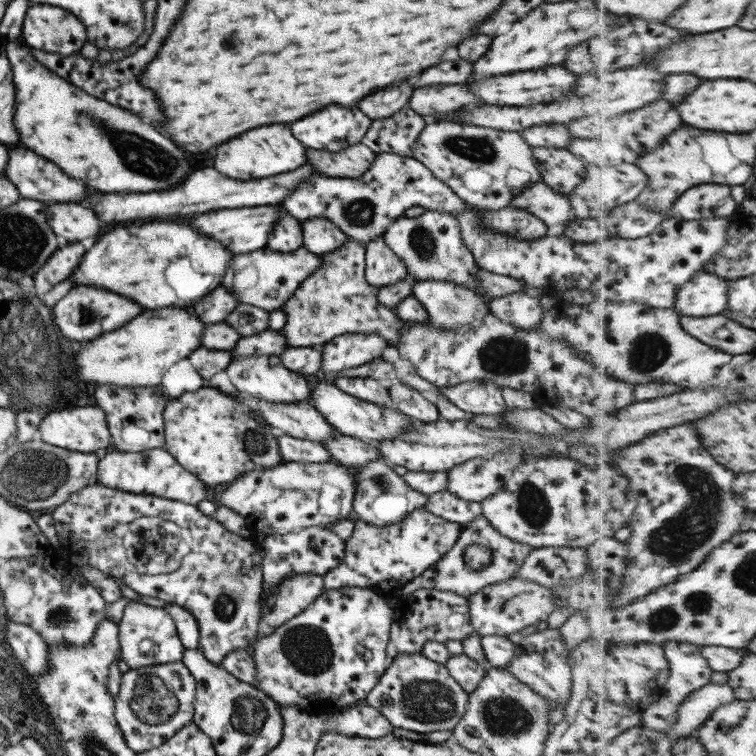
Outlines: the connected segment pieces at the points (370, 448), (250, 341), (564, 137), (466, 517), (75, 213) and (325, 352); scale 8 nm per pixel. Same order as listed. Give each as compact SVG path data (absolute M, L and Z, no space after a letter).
M340 433L320 444L330 452L334 461L338 460L341 464L347 464L350 467L382 459L380 450L374 444L361 442Z
M264 330L254 336L242 337L232 348L232 358L238 355L280 355L286 346L286 337L279 331Z
M558 123L532 126L522 130L521 135L531 147L556 147L557 149L566 149L574 139L567 125Z
M448 490L428 496L428 502L424 507L436 516L462 526L472 522L482 514L479 502L458 498Z
M48 204L44 211L50 229L58 238L64 236L68 242L92 238L104 228L104 222L96 216L94 210L78 204Z
M350 333L334 337L321 347L322 372L337 374L347 368L368 364L382 358L386 346L389 346L388 341L378 333Z

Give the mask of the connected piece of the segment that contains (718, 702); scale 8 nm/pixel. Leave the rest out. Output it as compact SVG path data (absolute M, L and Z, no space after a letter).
M710 684L693 694L679 711L679 721L669 734L675 741L693 736L702 724L711 720L711 717L726 704L738 701L736 689L728 684Z

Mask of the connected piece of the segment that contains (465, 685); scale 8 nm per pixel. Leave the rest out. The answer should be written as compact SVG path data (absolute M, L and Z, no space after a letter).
M464 654L452 655L444 666L450 677L454 678L456 683L462 686L462 690L468 693L476 690L487 672L478 662L471 660Z

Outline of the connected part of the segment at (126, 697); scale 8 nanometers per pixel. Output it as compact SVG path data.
M182 661L166 665L152 665L150 668L142 667L129 669L123 674L120 690L113 697L115 710L114 717L126 744L135 752L142 753L155 749L166 740L172 738L178 730L182 730L195 716L196 682Z

